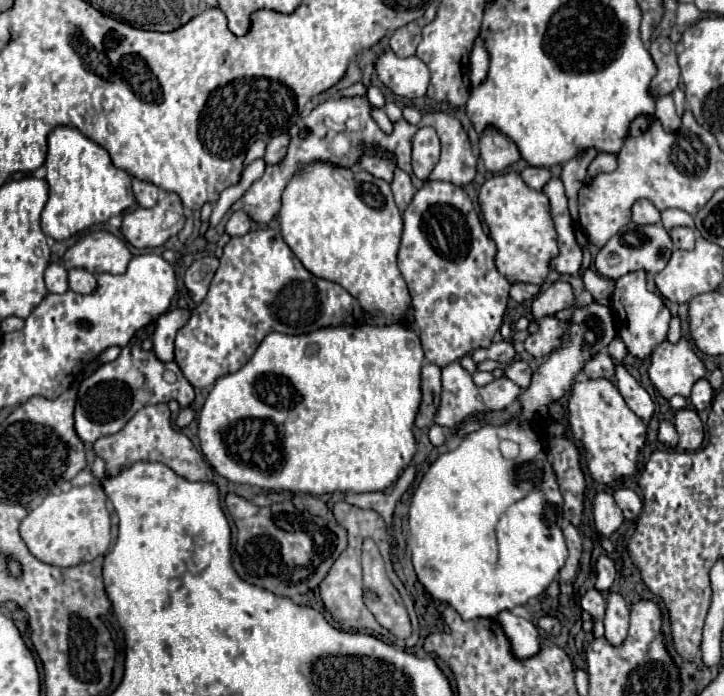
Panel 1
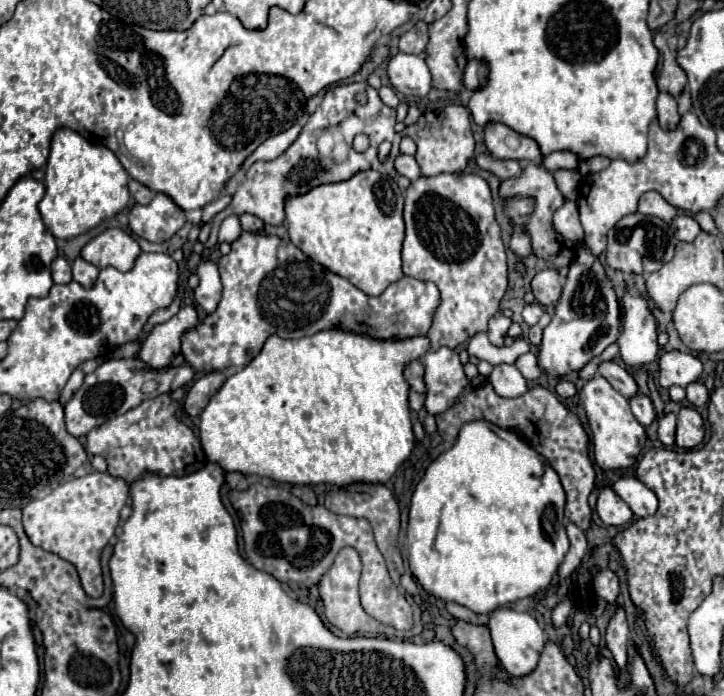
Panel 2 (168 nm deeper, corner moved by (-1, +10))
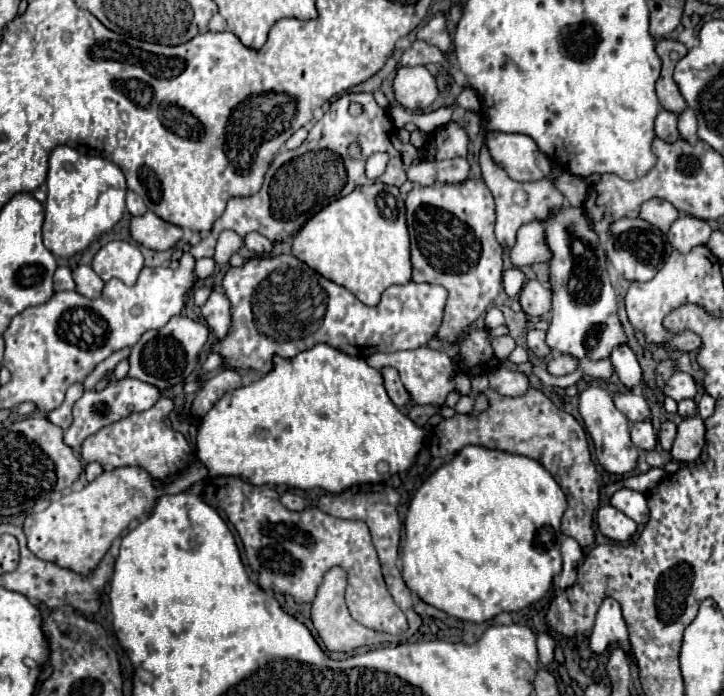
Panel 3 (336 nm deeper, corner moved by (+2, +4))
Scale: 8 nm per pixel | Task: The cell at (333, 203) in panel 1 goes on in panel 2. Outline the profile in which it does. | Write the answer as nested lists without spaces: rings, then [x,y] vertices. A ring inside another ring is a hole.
[[[364,170],[346,182],[324,184],[310,190],[304,196],[288,198],[286,222],[292,244],[296,244],[306,256],[322,264],[330,272],[346,278],[368,296],[380,296],[388,284],[398,282],[402,272],[402,242],[404,242],[404,220],[402,220],[402,194],[398,184],[374,170]]]

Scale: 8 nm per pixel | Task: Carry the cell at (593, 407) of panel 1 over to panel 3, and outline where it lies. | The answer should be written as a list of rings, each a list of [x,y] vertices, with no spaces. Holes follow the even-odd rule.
[[[589,386],[587,390],[583,390],[579,394],[579,414],[585,422],[587,432],[593,438],[593,446],[595,446],[595,456],[599,460],[599,464],[603,466],[604,471],[609,474],[627,474],[637,466],[637,456],[639,456],[639,448],[631,442],[629,438],[629,420],[623,412],[619,412],[613,404],[613,398],[607,390],[599,388],[599,386]]]

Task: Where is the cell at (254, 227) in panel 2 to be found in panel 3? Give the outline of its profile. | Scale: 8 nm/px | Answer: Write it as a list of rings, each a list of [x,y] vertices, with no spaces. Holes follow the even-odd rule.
[[[249,232],[249,234],[245,236],[245,246],[247,246],[253,254],[263,256],[263,254],[267,254],[267,252],[271,250],[271,240],[265,238],[265,236],[259,234],[259,232]]]

